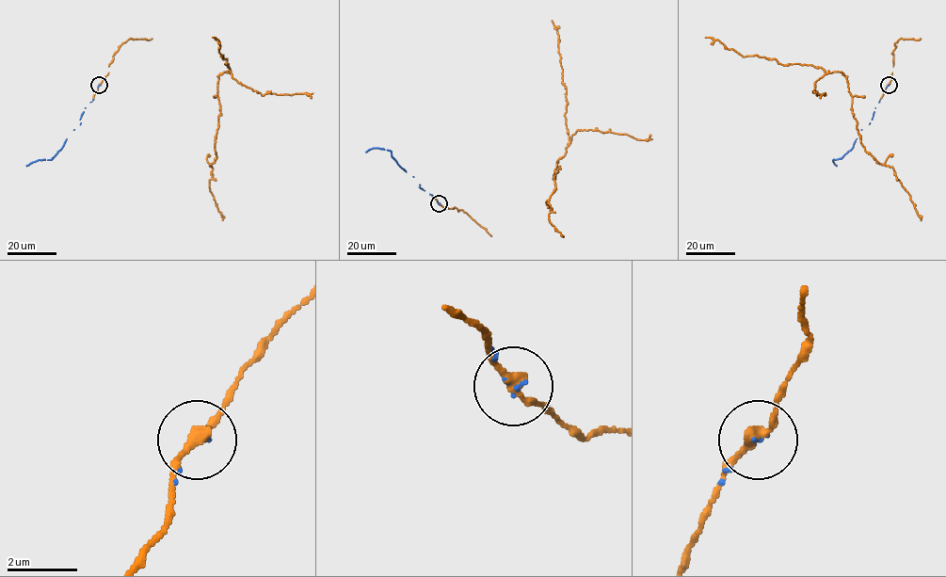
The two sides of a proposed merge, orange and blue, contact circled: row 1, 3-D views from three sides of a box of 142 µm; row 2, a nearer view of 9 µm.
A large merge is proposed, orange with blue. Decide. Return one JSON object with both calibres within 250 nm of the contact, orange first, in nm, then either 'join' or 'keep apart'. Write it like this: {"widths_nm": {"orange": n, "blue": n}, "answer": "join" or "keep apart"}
{"widths_nm": {"orange": 280, "blue": 60}, "answer": "join"}

